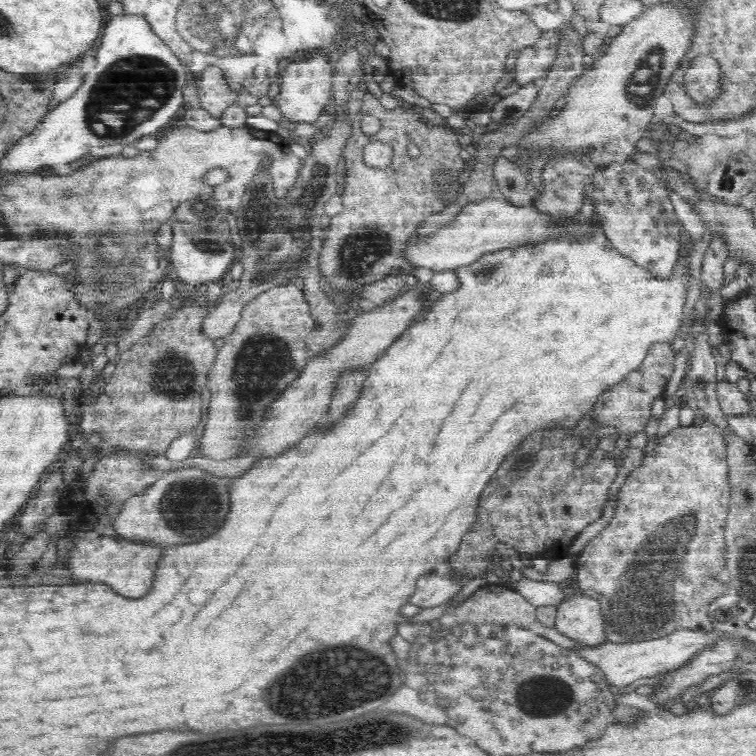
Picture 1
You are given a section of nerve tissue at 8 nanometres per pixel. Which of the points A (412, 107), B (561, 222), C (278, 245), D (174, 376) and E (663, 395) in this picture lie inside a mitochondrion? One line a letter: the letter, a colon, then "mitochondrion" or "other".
A: other
B: other
C: mitochondrion
D: mitochondrion
E: other

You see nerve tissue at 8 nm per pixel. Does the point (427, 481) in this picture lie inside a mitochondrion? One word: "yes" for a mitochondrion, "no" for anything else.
no

